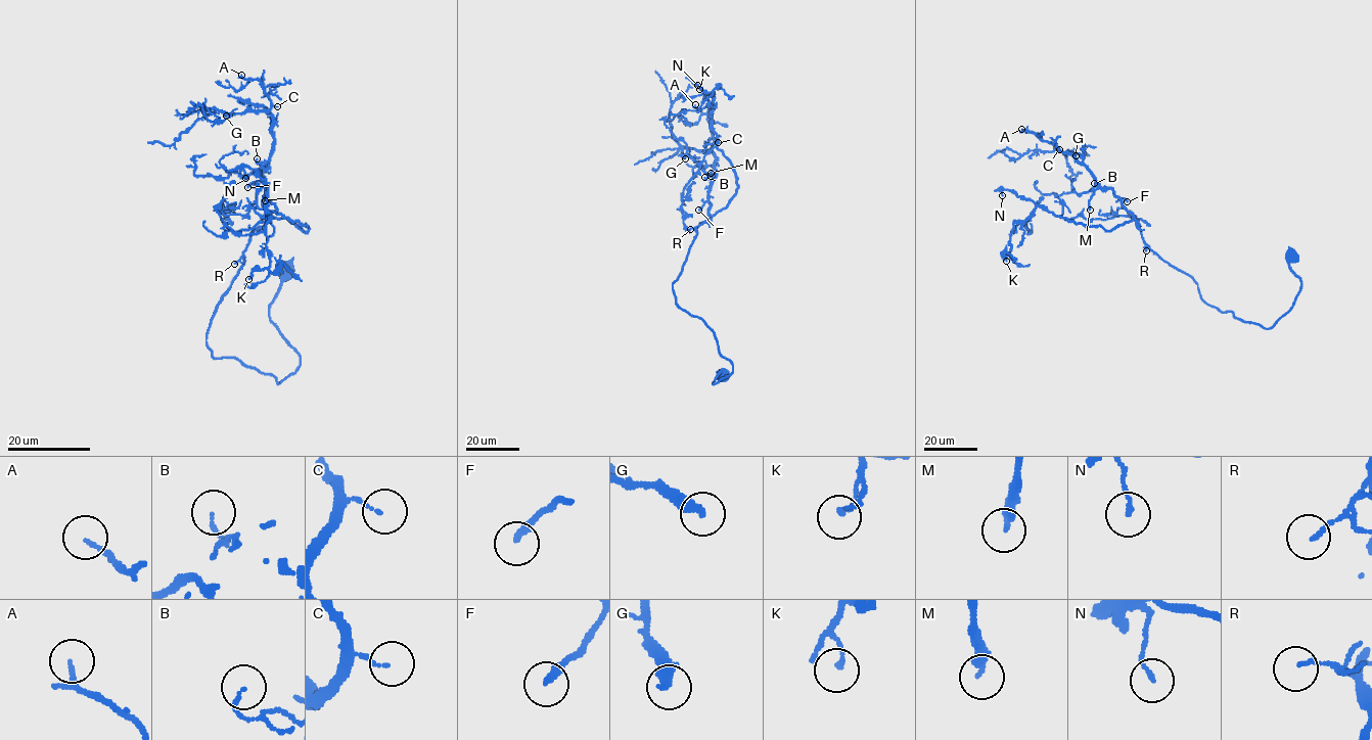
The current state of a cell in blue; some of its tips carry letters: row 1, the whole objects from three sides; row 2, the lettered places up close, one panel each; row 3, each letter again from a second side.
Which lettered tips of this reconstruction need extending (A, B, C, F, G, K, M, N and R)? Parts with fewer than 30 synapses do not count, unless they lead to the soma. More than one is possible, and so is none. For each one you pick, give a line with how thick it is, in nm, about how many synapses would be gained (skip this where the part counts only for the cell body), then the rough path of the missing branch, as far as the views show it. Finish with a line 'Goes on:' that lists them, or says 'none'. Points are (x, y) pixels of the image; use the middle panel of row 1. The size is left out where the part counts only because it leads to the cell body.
G: 380 nm | 35 syn | (685, 158), (680, 166), (682, 182), (679, 183)
Goes on: G

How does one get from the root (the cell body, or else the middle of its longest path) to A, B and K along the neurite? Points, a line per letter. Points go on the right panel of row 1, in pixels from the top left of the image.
A: (1292, 256), (1300, 290), (1271, 327), (1223, 312), (1202, 299), (1190, 276), (1149, 248), (1111, 189), (1021, 129)
B: (1292, 256), (1292, 307), (1269, 328), (1244, 322), (1206, 305), (1094, 183)
K: (1292, 256), (1300, 290), (1269, 328), (1206, 305), (1134, 219), (1105, 230), (1037, 206), (1013, 224), (1006, 261)

